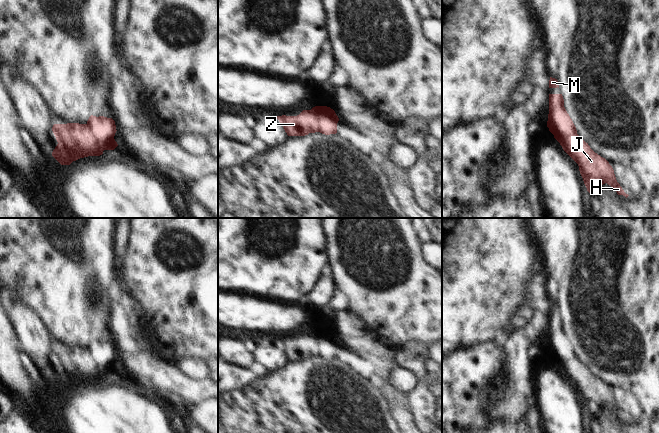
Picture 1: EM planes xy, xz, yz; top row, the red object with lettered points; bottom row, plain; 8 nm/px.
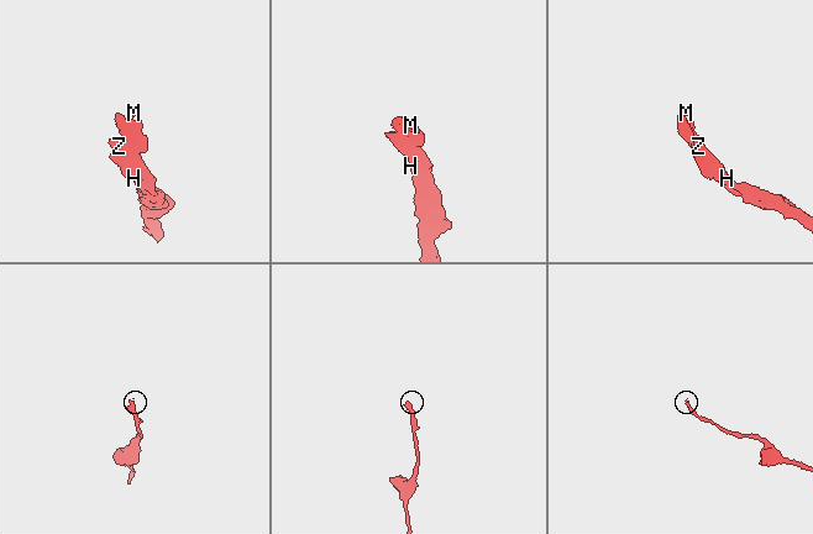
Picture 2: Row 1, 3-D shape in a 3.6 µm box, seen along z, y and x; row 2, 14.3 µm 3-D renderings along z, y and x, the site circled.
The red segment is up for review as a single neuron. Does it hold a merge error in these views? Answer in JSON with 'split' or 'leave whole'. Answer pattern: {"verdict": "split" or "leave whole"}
{"verdict": "leave whole"}

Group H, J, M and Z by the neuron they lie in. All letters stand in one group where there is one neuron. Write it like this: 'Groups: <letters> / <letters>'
Groups: H J M Z

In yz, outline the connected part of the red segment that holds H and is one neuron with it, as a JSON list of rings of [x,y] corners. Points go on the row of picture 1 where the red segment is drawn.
[[[549,94],[547,127],[563,150],[578,164],[589,193],[595,191],[599,185],[607,183],[618,195],[626,198],[629,196],[617,182],[609,162],[595,153],[577,134],[576,127],[564,107],[562,94]]]

